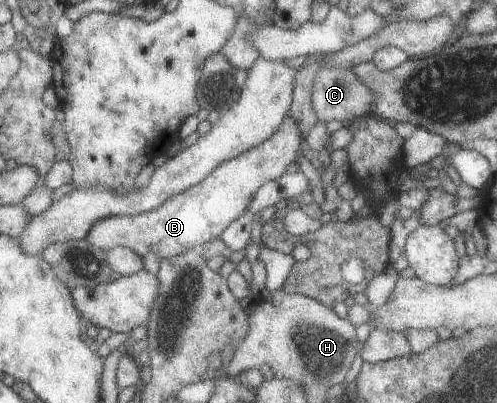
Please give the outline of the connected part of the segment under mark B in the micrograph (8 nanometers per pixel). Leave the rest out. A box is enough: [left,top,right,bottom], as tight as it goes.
[84,115,303,260]

